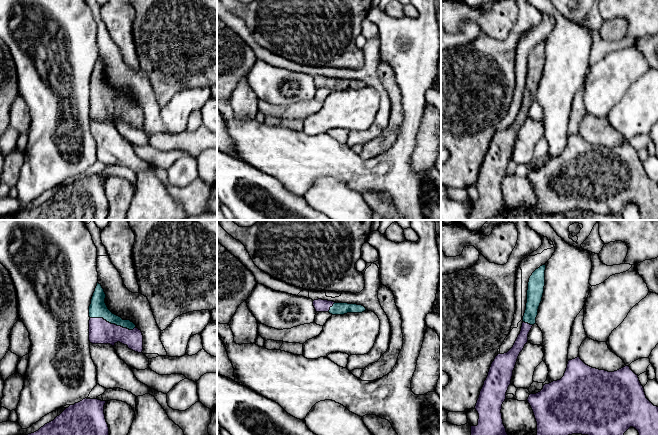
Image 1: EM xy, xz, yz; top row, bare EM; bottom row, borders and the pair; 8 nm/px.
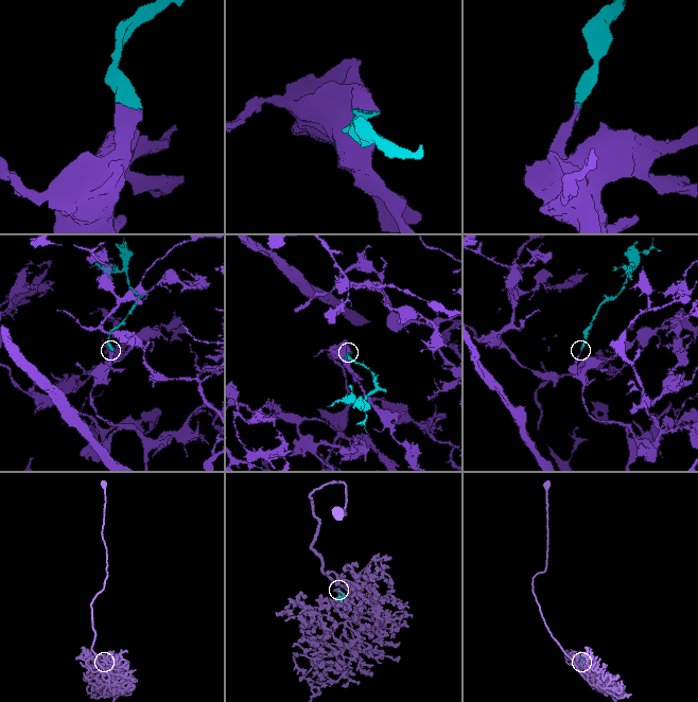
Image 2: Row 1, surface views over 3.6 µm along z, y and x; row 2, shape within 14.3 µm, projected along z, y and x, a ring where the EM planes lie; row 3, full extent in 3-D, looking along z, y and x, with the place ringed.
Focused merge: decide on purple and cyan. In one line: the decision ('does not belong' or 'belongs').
belongs

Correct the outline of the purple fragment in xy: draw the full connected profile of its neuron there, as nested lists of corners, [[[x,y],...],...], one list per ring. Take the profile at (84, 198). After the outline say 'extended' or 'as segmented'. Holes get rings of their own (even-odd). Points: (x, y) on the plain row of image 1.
[[[85,174],[70,181],[38,207],[0,220],[106,220],[109,203],[104,190],[105,179]]]; as segmented

